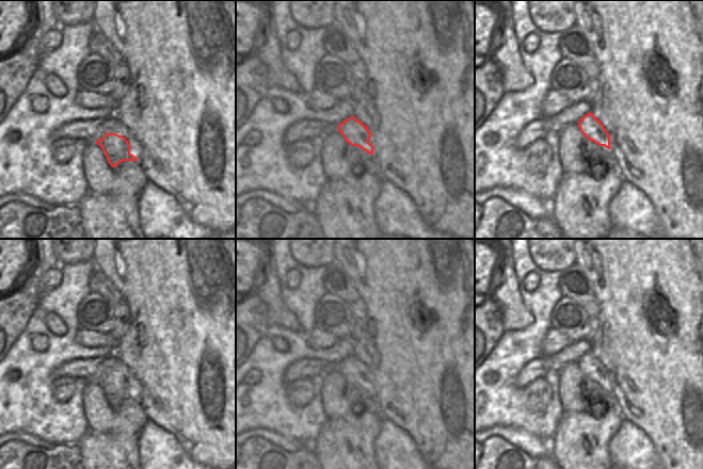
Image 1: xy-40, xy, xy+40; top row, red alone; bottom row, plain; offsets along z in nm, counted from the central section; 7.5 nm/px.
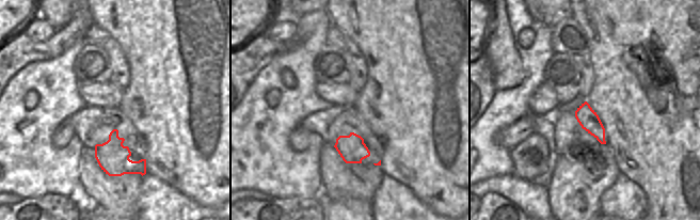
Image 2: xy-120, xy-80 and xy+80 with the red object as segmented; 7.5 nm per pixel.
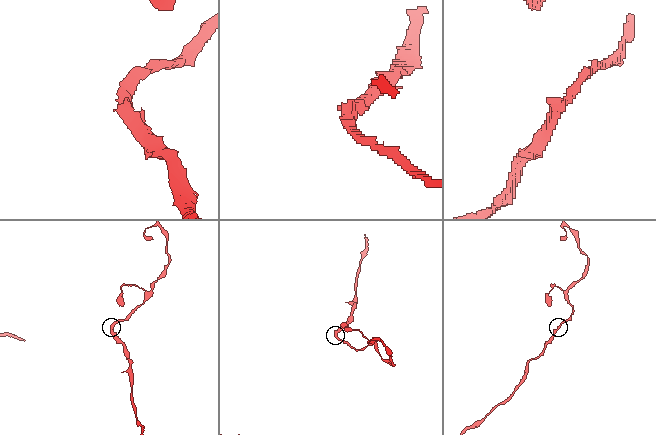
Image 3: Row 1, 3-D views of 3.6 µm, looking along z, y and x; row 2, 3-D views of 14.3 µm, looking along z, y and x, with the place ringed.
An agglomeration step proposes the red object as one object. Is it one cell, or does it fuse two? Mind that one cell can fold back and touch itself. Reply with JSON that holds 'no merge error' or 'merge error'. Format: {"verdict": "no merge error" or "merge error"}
{"verdict": "no merge error"}

